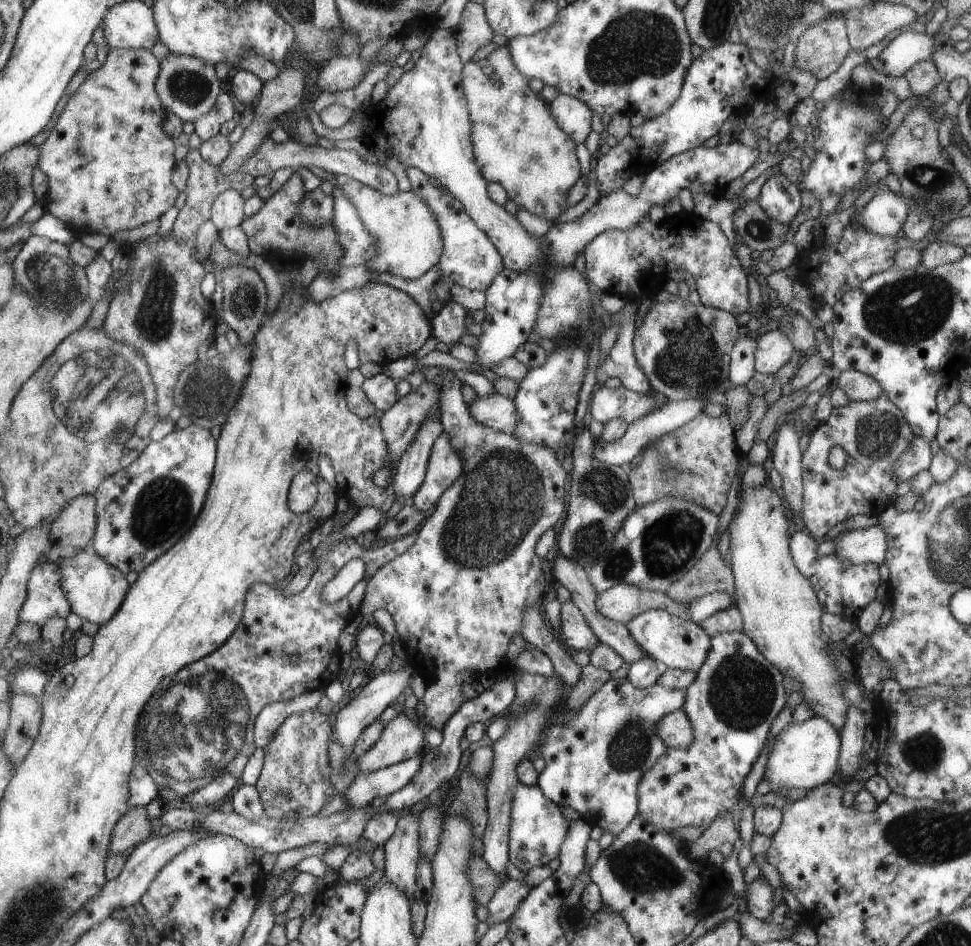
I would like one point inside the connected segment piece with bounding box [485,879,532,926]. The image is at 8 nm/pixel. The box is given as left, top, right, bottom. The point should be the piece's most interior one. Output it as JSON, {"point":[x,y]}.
{"point":[504,902]}

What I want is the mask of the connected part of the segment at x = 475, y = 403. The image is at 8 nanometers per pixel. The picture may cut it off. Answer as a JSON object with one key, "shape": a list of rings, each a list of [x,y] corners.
{"shape":[[[475,395],[468,405],[469,414],[479,423],[494,431],[512,432],[516,425],[516,405],[503,395]]]}

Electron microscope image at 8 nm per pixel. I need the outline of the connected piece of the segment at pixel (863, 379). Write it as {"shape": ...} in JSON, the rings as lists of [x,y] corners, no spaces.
{"shape":[[[853,369],[833,372],[831,384],[843,391],[849,401],[873,400],[883,394],[880,384],[872,376]]]}

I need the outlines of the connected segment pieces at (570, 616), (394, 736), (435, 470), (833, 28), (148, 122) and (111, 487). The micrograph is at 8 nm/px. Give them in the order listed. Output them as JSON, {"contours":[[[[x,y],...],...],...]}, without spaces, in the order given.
{"contours":[[[[571,601],[560,604],[559,634],[563,644],[573,650],[593,648],[599,643],[581,611]]],[[[402,712],[384,724],[384,730],[377,742],[355,760],[358,772],[370,773],[421,754],[426,743],[423,730],[415,720],[423,724],[419,714],[413,720]]],[[[443,431],[432,444],[423,480],[409,498],[411,504],[418,511],[429,510],[461,476],[463,466],[462,456],[450,445],[449,436]]],[[[830,12],[800,36],[794,48],[794,67],[810,72],[816,80],[835,72],[849,52],[842,12]]],[[[110,48],[104,65],[93,71],[79,88],[69,96],[61,114],[57,118],[56,125],[50,135],[44,140],[40,148],[40,169],[48,177],[49,202],[47,210],[61,218],[62,222],[81,236],[86,233],[100,232],[109,238],[113,238],[119,231],[131,230],[136,226],[145,224],[161,216],[165,210],[173,206],[177,188],[171,184],[171,170],[175,166],[173,158],[173,140],[161,130],[161,122],[166,112],[163,112],[163,105],[156,91],[156,76],[159,74],[160,60],[155,58],[149,49],[118,49]]],[[[198,423],[182,429],[174,428],[159,441],[149,443],[132,463],[108,479],[97,489],[98,525],[92,551],[99,553],[107,564],[127,573],[138,573],[168,551],[196,522],[203,506],[215,460],[215,440],[209,429]]]]}

